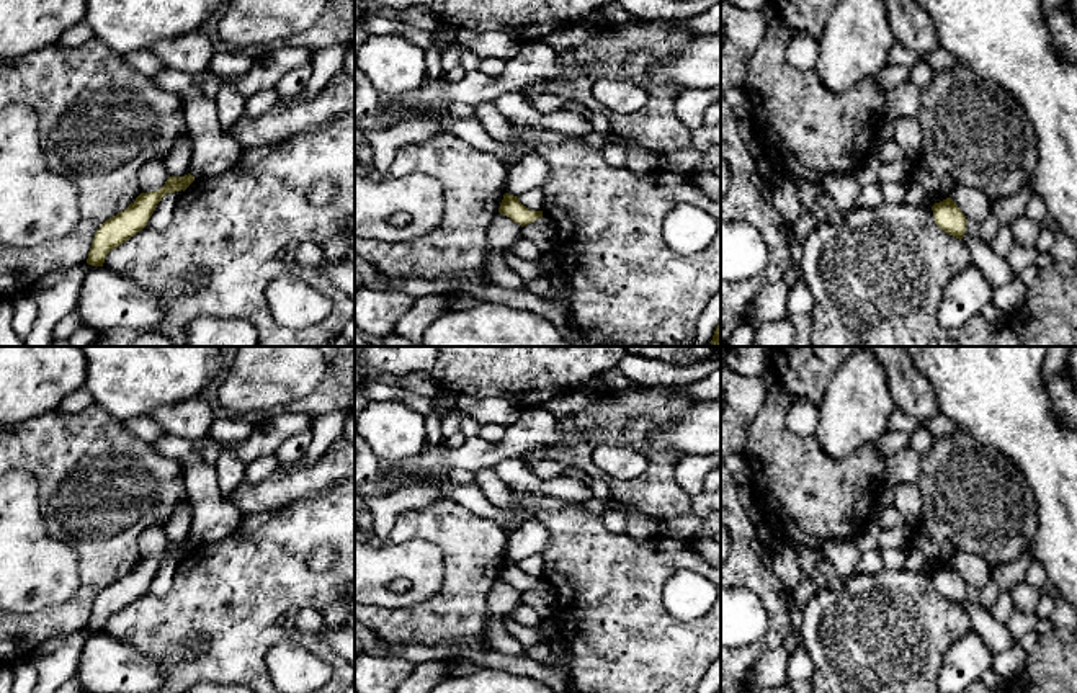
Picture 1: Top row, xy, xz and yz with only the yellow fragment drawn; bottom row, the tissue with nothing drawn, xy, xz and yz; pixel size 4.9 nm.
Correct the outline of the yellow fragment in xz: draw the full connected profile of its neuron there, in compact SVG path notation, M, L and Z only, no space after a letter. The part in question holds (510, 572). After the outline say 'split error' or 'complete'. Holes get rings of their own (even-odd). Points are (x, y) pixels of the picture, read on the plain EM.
M508 559L503 561L498 579L510 583L513 588L520 590L521 593L543 583L543 577L528 575L520 569L518 562Z; complete

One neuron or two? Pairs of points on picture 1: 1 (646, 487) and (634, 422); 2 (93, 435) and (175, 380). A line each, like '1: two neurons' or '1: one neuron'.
1: one neuron
2: two neurons

